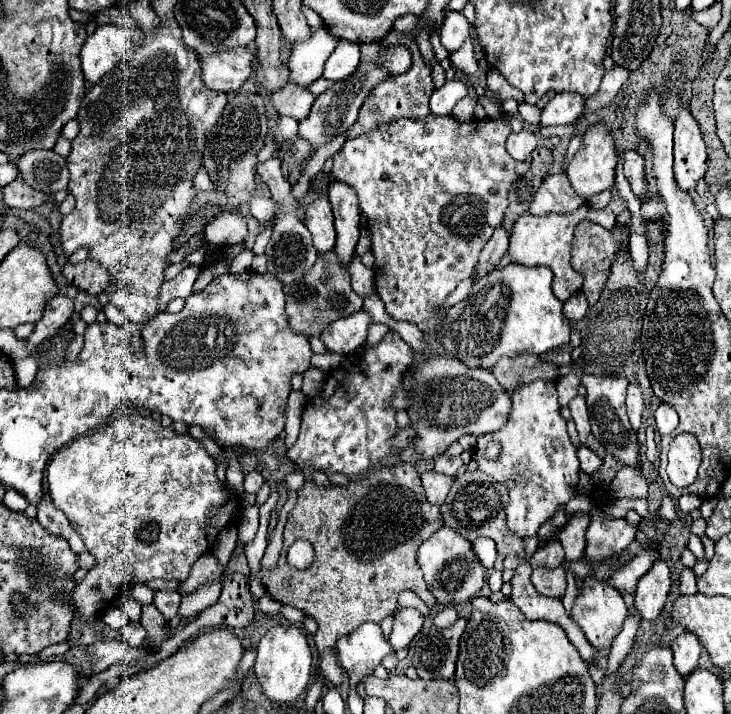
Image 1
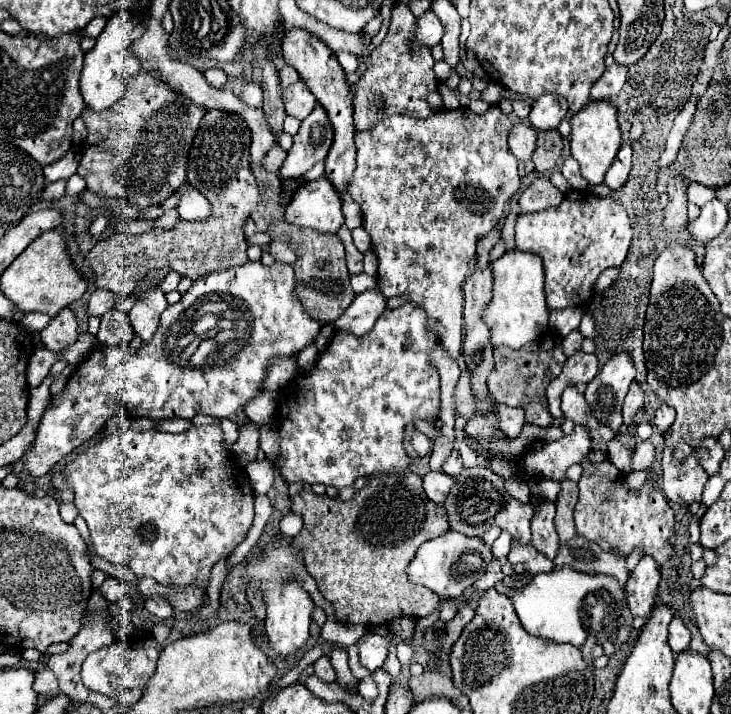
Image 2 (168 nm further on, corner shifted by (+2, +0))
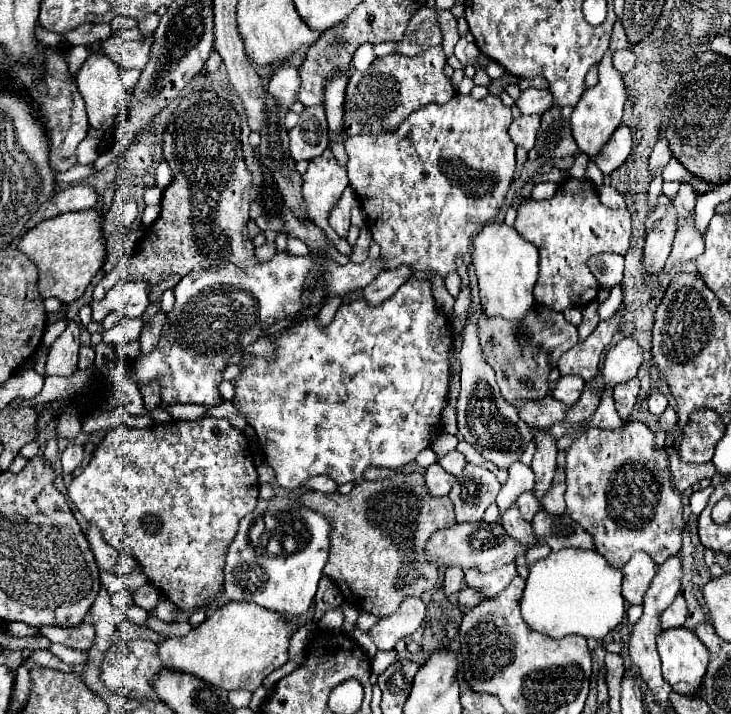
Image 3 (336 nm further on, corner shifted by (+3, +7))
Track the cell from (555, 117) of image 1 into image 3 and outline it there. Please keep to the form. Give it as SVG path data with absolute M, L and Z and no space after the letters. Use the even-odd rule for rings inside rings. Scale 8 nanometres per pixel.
M526 89L520 93L518 101L516 101L516 107L520 109L522 115L542 115L548 107L552 105L552 95L548 89Z

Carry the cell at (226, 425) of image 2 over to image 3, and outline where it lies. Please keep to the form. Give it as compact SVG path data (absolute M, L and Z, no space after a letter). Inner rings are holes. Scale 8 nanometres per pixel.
M160 403L160 409L166 411L166 413L170 413L176 421L194 421L208 415L208 413L206 413L208 407L202 405L166 405L166 407L164 407L164 403Z

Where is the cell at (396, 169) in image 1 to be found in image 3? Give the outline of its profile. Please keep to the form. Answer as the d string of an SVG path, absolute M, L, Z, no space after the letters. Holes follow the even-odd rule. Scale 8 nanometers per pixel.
M456 93L446 105L430 103L410 113L394 133L346 139L348 179L366 211L366 225L382 249L380 255L386 269L410 265L416 271L438 271L446 275L454 271L456 257L464 259L470 253L472 239L496 217L504 203L516 171L516 145L508 137L510 121L512 111L500 97L486 95L478 101L472 95Z

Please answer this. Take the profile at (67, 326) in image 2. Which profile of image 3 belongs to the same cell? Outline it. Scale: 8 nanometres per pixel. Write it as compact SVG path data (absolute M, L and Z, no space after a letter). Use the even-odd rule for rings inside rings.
M68 321L66 331L54 341L46 359L46 375L72 375L78 369L78 325Z

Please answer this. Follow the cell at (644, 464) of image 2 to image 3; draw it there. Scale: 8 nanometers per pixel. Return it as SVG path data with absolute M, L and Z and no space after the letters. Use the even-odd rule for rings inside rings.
M668 405L666 411L660 415L660 429L664 429L668 433L674 427L674 423L676 423L676 411L672 405Z

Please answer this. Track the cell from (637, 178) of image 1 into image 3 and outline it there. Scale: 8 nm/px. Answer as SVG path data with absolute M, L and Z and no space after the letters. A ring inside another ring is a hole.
M622 123L618 125L618 129L612 133L610 141L600 149L600 153L594 157L594 163L598 165L598 169L608 175L614 169L618 169L626 157L630 155L630 147L632 147L632 137L630 137L630 129Z

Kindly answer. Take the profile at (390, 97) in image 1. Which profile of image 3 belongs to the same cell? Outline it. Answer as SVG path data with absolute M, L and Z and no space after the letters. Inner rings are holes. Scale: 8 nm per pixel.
M442 45L430 47L418 57L406 55L386 55L374 61L366 71L354 71L346 85L344 97L344 131L346 137L372 133L378 135L382 131L394 131L400 123L416 109L428 103L446 103L454 97L454 89L450 79L444 73L446 55Z

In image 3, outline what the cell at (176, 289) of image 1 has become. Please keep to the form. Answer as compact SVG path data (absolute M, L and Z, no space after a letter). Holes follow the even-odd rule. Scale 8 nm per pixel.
M128 281L128 283L118 283L114 289L106 293L102 301L92 303L92 321L102 321L108 311L122 311L126 317L142 317L146 307L150 305L148 301L148 289L146 283L142 281Z

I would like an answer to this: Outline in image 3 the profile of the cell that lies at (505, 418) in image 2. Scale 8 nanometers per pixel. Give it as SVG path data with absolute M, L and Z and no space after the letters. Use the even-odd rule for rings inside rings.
M546 395L540 401L526 401L522 403L518 415L522 421L526 421L532 427L552 427L554 423L560 423L566 419L566 413L570 411L568 405L564 405L562 401L556 401L554 397Z

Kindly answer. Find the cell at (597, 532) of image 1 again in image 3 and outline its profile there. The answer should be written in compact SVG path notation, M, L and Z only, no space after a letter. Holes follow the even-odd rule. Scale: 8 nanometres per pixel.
M632 421L630 425L612 431L600 427L588 427L580 431L574 443L568 447L566 485L566 513L592 535L596 551L612 567L622 569L636 551L646 551L654 563L660 565L666 557L676 555L682 549L682 531L686 527L682 499L674 489L668 471L668 453L666 449L656 449L654 433L644 423Z

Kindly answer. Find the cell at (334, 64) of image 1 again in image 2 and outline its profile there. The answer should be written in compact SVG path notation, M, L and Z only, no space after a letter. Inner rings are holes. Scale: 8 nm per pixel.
M337 52L335 56L337 56L337 62L341 64L341 68L347 74L351 74L351 72L357 70L357 56L355 54L351 54L351 52Z

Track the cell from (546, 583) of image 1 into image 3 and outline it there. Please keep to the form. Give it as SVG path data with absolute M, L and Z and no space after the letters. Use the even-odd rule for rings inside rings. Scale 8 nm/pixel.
M510 505L506 511L502 511L502 513L500 513L500 521L502 521L506 533L510 533L510 537L514 537L516 541L526 543L528 547L534 543L532 525L522 519L518 505Z

